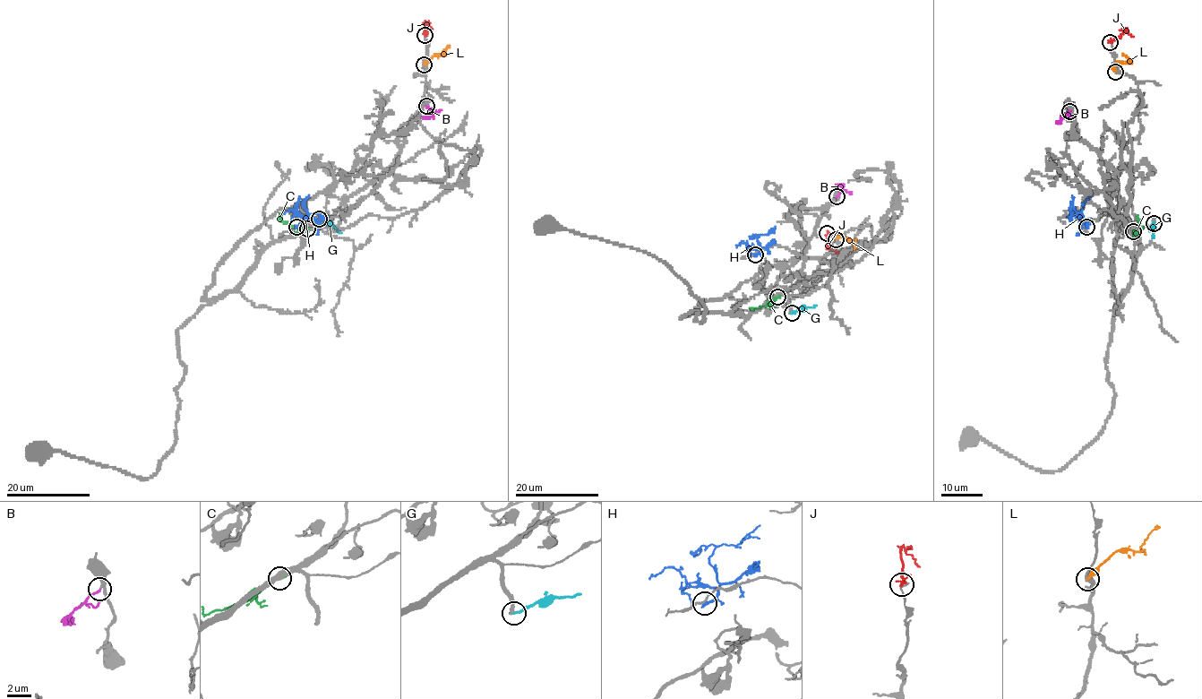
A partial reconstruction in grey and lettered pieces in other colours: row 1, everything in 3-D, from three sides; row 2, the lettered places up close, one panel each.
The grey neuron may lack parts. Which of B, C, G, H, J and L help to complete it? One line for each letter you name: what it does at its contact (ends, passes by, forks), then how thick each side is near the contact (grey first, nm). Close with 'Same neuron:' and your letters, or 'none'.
B: it ends there; 320 nm thick on the grey side, 190 nm on the other
L: it ends there; 340 nm thick on the grey side, 360 nm on the other
Same neuron: B, L

